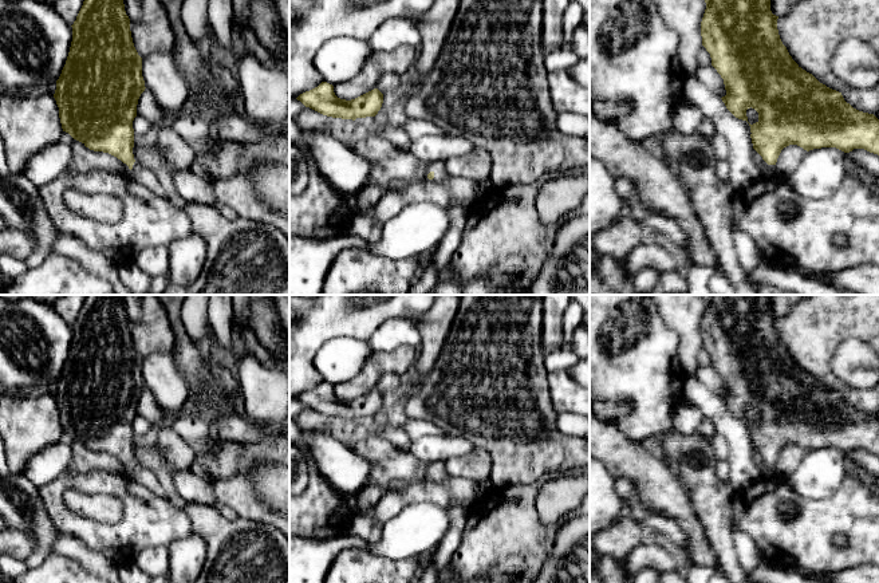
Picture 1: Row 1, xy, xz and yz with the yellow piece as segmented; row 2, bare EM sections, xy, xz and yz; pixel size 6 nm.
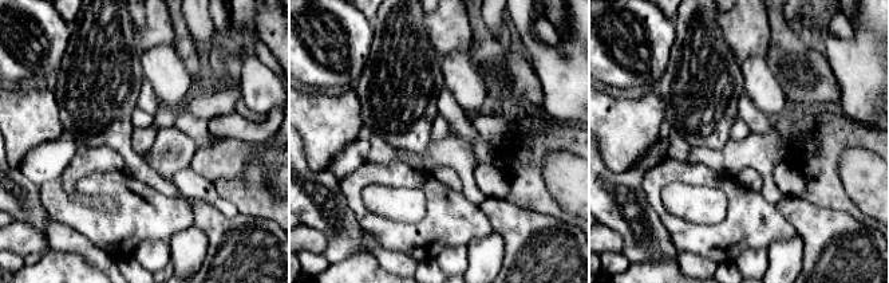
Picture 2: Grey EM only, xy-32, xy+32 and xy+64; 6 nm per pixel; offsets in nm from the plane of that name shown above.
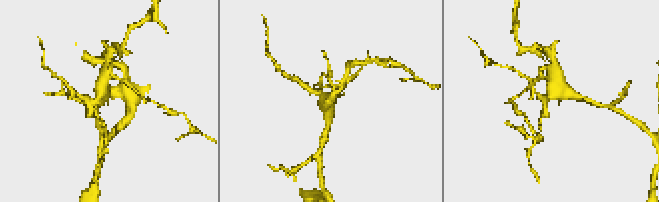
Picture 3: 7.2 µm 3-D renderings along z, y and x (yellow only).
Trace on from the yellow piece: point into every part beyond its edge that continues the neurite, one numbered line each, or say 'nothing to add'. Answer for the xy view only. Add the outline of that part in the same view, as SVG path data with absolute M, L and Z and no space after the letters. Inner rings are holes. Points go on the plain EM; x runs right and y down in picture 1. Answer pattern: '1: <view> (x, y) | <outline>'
1: xy (138, 473) | M122 462L123 464L123 462ZM134 462L133 469L130 470L126 464L123 464L125 474L134 480L135 482L146 487L150 492L155 493L157 496L161 496L163 499L167 497L167 492L161 484L157 474L145 466L139 465L138 462Z

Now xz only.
1: xz (440, 469) | M445 461L431 462L426 466L425 480L445 481L449 477Z

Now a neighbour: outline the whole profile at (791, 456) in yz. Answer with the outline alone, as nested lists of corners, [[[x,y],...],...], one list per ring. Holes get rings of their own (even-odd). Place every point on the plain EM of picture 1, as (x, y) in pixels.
[[[797,445],[784,448],[777,458],[774,473],[779,477],[789,478],[804,458],[807,450]]]

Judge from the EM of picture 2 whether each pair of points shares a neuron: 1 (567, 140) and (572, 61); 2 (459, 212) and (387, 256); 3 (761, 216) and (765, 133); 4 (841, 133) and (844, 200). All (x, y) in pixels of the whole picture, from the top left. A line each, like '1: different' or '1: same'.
1: different
2: different
3: different
4: same

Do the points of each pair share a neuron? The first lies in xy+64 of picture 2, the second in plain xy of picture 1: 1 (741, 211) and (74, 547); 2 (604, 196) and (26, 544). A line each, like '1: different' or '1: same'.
1: different
2: different

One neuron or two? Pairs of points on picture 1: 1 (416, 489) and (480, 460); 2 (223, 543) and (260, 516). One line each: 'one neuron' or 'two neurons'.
1: one neuron
2: two neurons

